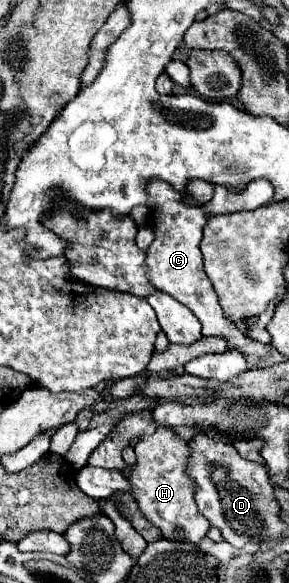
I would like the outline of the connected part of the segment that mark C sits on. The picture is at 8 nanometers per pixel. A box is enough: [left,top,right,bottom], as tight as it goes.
[147,179,271,369]

